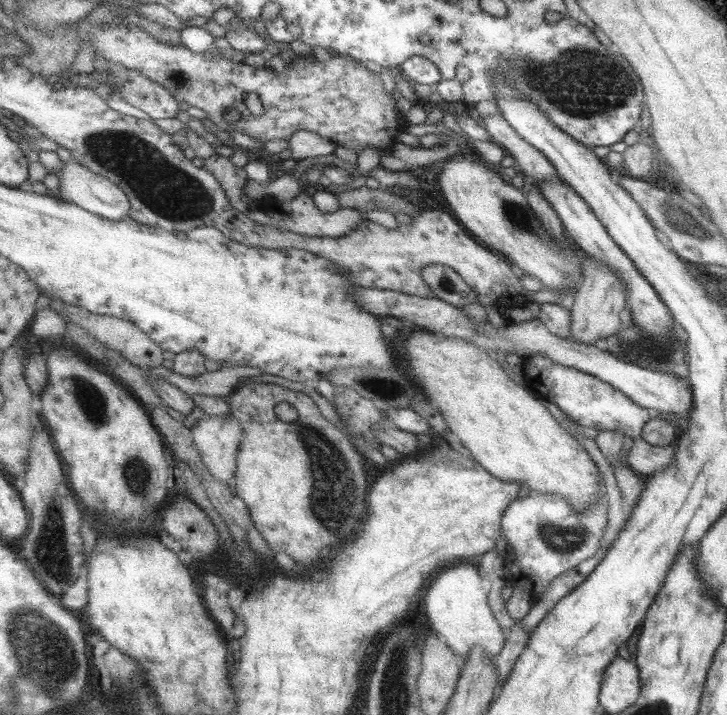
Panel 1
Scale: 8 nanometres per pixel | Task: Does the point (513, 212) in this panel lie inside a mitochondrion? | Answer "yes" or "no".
yes

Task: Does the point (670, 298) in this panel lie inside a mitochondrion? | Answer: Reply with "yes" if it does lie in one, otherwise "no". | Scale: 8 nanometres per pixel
no

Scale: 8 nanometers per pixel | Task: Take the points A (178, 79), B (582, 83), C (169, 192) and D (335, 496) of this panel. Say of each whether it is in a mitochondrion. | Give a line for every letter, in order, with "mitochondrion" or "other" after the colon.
A: mitochondrion
B: mitochondrion
C: mitochondrion
D: mitochondrion

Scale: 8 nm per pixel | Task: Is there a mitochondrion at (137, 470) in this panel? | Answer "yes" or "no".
yes

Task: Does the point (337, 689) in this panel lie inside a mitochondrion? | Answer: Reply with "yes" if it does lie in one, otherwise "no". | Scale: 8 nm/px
no

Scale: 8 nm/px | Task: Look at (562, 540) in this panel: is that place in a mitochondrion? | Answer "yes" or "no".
yes

